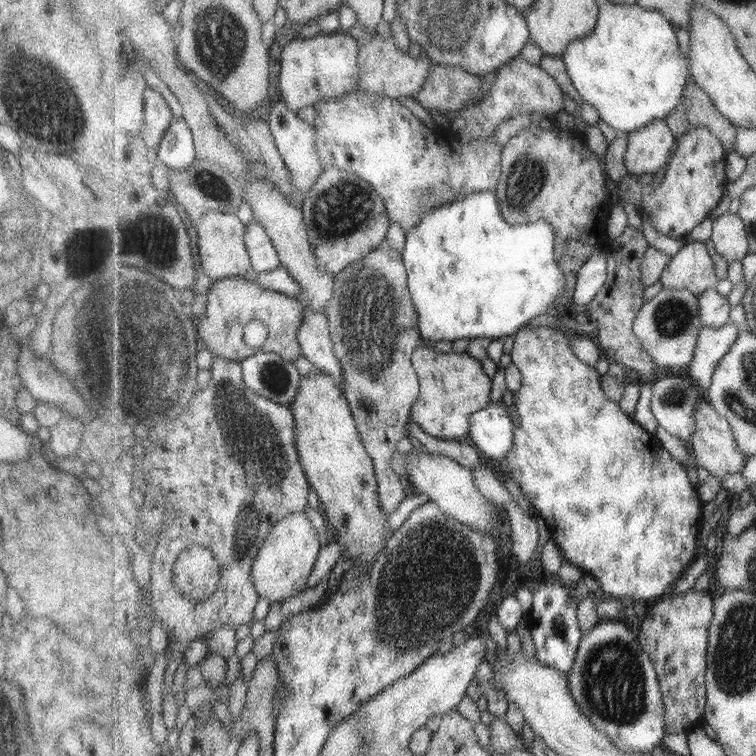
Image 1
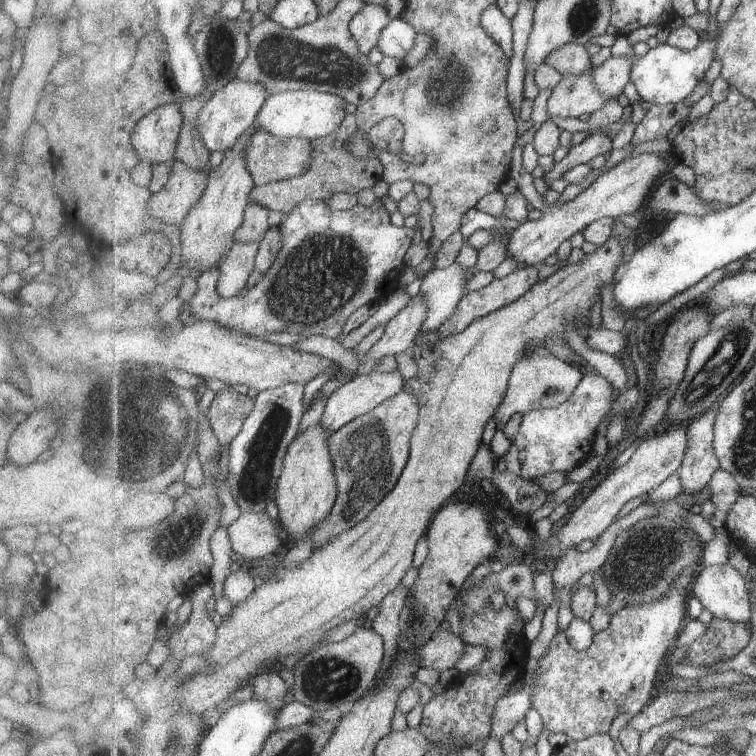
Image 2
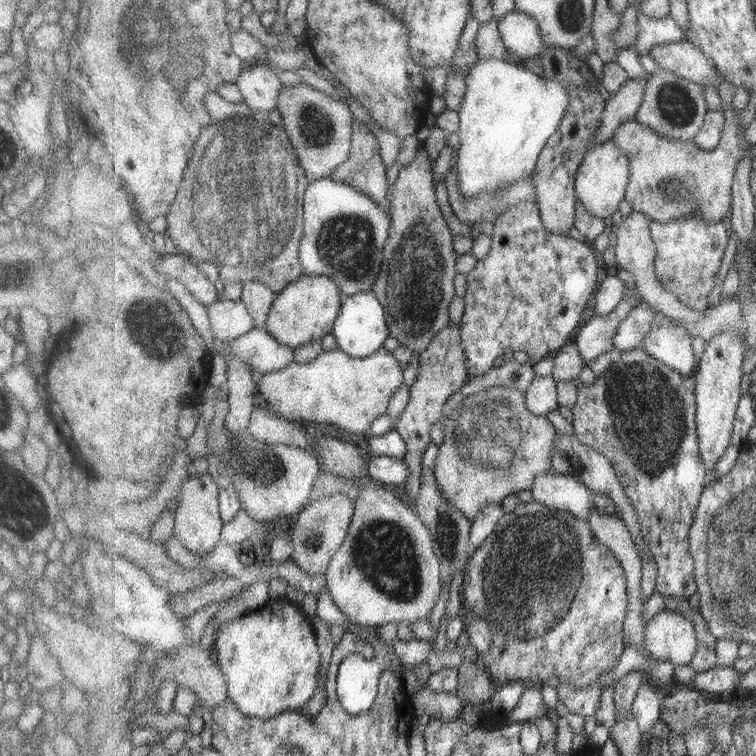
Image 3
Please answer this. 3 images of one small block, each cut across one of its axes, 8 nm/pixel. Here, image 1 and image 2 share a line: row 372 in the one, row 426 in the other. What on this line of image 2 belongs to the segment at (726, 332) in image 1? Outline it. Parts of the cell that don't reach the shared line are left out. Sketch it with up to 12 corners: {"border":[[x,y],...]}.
{"border":[[718,409],[688,423],[685,493],[697,495],[720,469],[715,454]]}

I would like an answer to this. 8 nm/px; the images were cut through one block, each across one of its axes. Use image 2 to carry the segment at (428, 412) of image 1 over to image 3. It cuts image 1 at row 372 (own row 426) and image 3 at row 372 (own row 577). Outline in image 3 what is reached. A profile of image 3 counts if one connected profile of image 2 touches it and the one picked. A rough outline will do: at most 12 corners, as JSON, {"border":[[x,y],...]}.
{"border":[[391,352],[263,374],[273,416],[368,435],[404,385]]}

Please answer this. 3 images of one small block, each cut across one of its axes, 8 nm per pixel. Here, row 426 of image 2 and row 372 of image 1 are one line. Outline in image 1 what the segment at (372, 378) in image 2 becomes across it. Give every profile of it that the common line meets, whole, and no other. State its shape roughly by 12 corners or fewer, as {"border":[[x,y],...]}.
{"border":[[305,305],[299,345],[342,388],[328,317]]}

